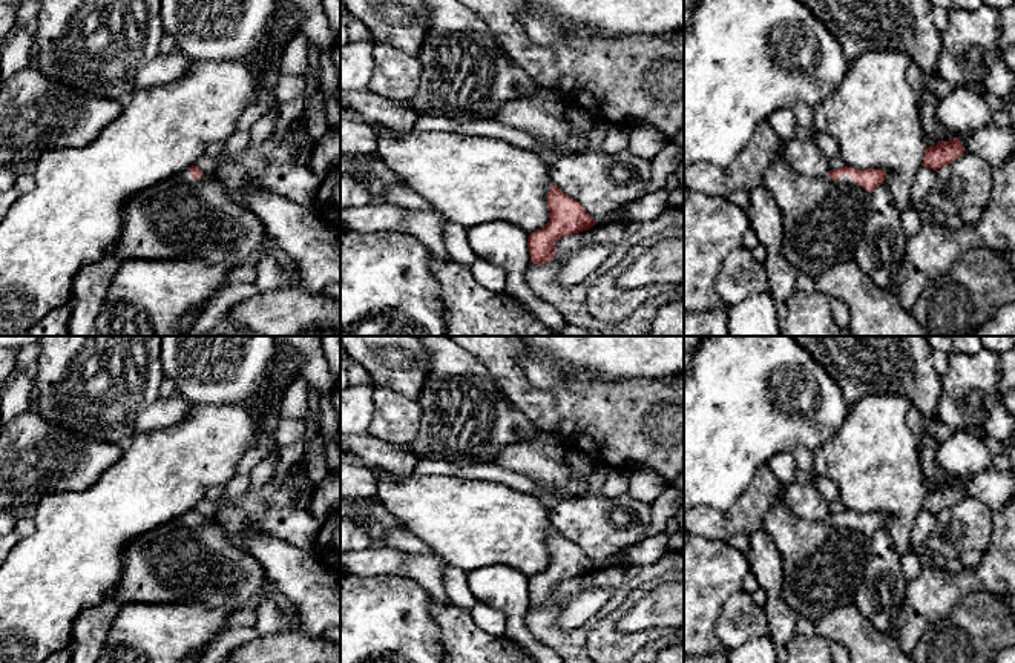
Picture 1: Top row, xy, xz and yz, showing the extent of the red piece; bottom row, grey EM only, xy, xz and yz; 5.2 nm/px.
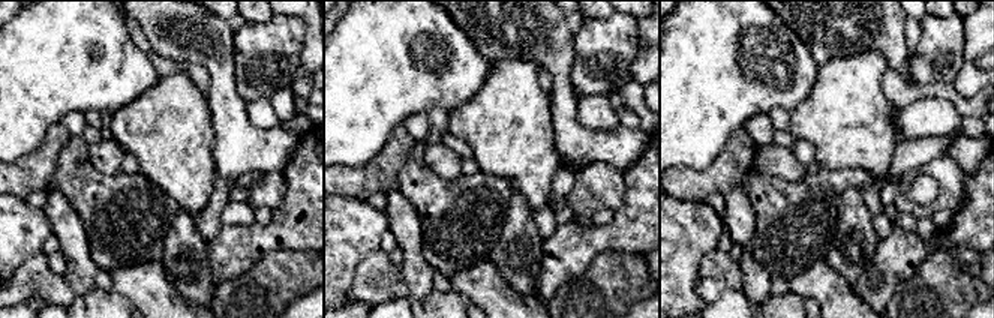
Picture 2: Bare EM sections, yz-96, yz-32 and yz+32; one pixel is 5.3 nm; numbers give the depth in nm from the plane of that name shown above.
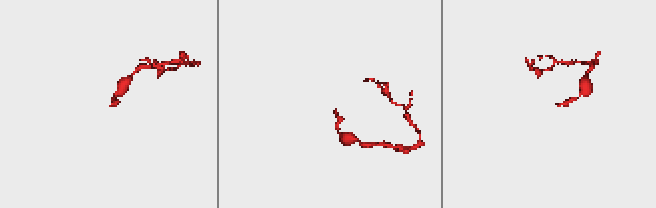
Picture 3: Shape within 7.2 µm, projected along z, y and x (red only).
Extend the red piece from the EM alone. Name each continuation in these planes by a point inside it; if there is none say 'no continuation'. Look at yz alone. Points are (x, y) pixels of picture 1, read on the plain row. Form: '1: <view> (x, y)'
1: yz (824, 564)

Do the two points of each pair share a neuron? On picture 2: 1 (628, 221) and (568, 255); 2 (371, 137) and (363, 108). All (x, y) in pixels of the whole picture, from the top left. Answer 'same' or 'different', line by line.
1: same
2: same

